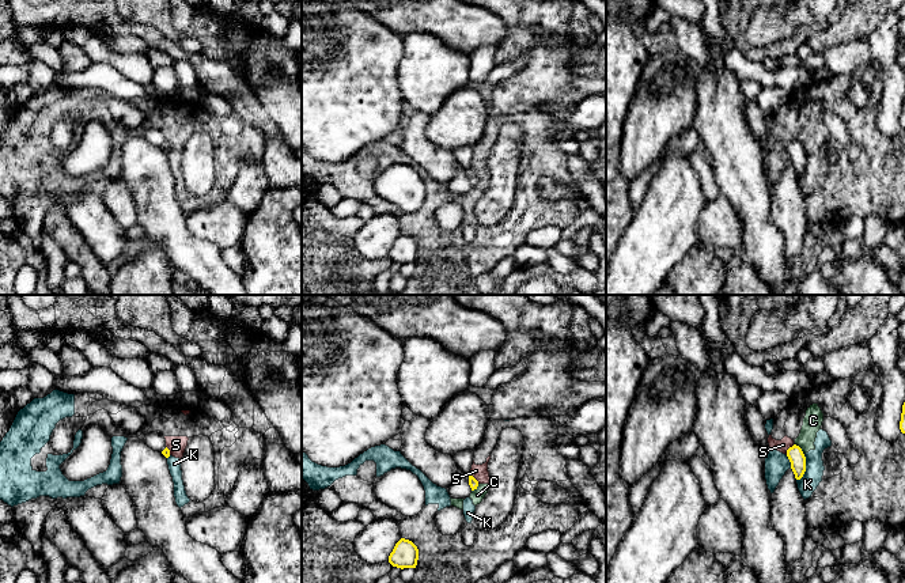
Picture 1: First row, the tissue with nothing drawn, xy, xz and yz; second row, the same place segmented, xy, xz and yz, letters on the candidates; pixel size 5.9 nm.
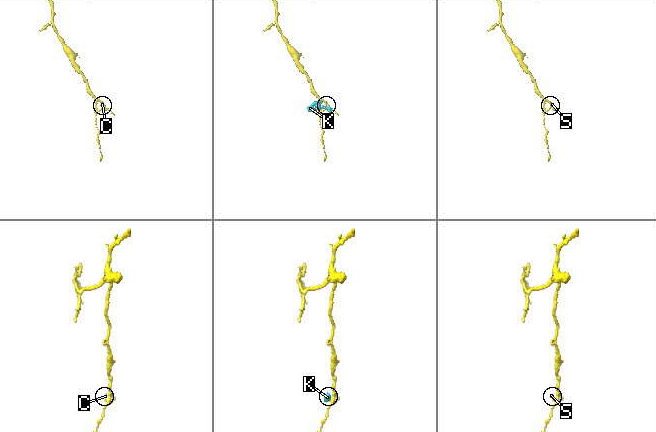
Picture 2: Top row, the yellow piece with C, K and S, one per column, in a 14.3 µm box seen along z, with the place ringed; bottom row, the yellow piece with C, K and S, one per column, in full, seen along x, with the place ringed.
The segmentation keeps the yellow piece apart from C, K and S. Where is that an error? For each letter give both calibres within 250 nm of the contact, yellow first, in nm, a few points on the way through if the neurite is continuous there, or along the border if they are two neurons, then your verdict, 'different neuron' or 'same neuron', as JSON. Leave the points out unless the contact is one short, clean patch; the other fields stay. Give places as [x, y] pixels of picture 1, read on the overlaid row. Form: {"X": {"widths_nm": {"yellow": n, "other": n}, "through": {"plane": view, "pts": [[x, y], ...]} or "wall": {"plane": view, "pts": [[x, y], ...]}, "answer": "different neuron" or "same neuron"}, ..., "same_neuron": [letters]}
{"C": {"widths_nm": {"yellow": 100, "other": 110}, "wall": {"plane": "yz", "pts": [[795, 443], [805, 454]]}, "answer": "different neuron"}, "K": {"widths_nm": {"yellow": 100, "other": 110}, "wall": {"plane": "yz", "pts": [[805, 455], [805, 473], [796, 480]]}, "answer": "different neuron"}, "S": {"widths_nm": {"yellow": 100, "other": 70}, "wall": {"plane": "yz", "pts": [[794, 445], [786, 454]]}, "answer": "different neuron"}, "same_neuron": []}

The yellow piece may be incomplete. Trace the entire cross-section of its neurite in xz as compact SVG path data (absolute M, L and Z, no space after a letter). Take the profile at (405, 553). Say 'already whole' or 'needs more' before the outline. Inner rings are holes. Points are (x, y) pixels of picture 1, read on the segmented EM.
already whole; M401 538L389 556L389 563L397 568L416 568L419 560L417 546L405 538Z

